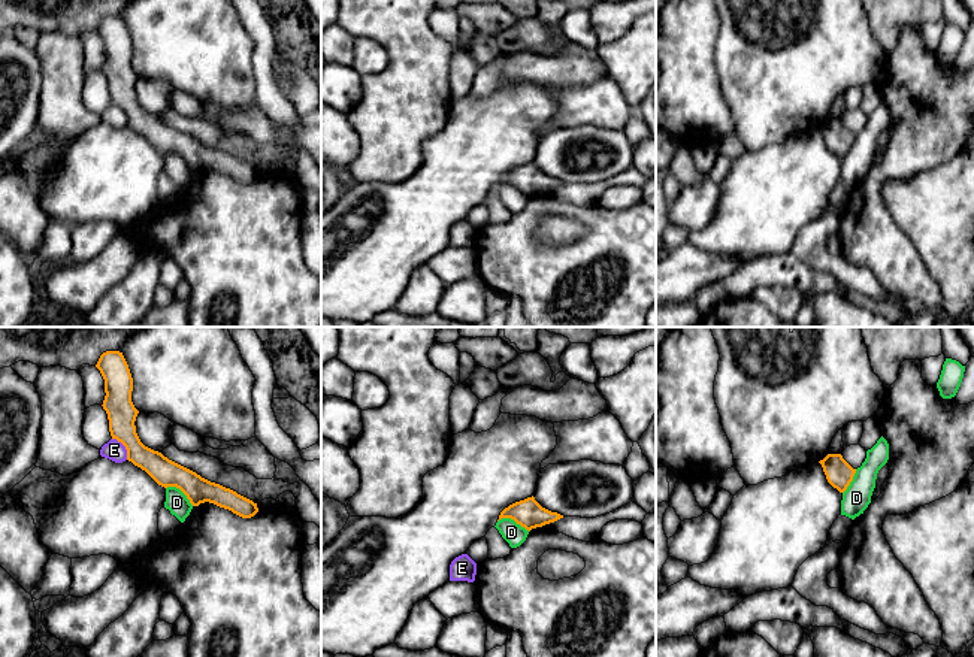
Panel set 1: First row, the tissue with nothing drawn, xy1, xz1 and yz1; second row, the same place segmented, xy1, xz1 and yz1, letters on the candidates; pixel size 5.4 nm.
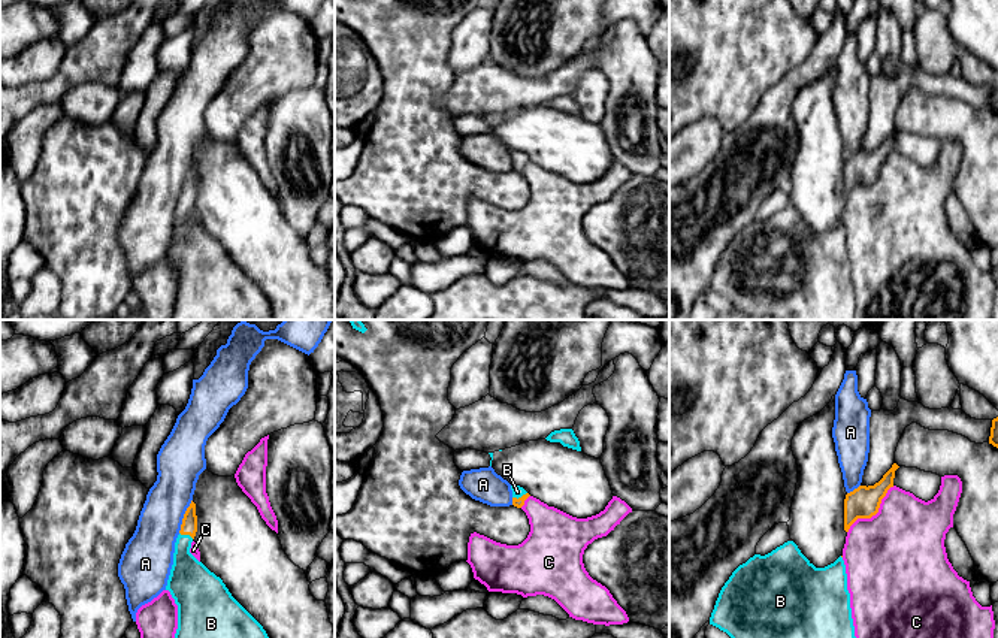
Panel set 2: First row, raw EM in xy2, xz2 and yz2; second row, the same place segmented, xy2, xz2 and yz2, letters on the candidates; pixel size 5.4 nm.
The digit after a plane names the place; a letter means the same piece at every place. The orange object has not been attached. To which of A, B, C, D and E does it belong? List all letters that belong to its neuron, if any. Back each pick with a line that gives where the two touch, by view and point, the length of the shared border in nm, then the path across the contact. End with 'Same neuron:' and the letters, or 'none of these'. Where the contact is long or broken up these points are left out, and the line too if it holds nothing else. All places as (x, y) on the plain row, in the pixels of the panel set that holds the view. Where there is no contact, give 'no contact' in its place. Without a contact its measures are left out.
B: meets orange in xz2 at (519, 163); contact 90 nm long; runs through xz2 (519, 168), (519, 163), (517, 157)
Same neuron: B

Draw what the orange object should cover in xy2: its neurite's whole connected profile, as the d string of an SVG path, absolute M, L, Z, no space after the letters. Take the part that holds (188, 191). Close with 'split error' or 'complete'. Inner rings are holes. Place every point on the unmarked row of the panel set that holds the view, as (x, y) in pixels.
M191 166L166 251L178 270L178 294L169 320L273 320L263 291L232 261L223 245L190 218L196 197L196 169Z | split error

